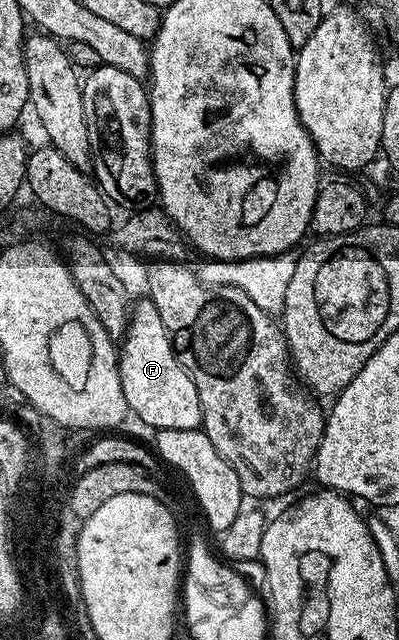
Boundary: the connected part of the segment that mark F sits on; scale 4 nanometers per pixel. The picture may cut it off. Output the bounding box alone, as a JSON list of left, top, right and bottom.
[119,299,200,430]

